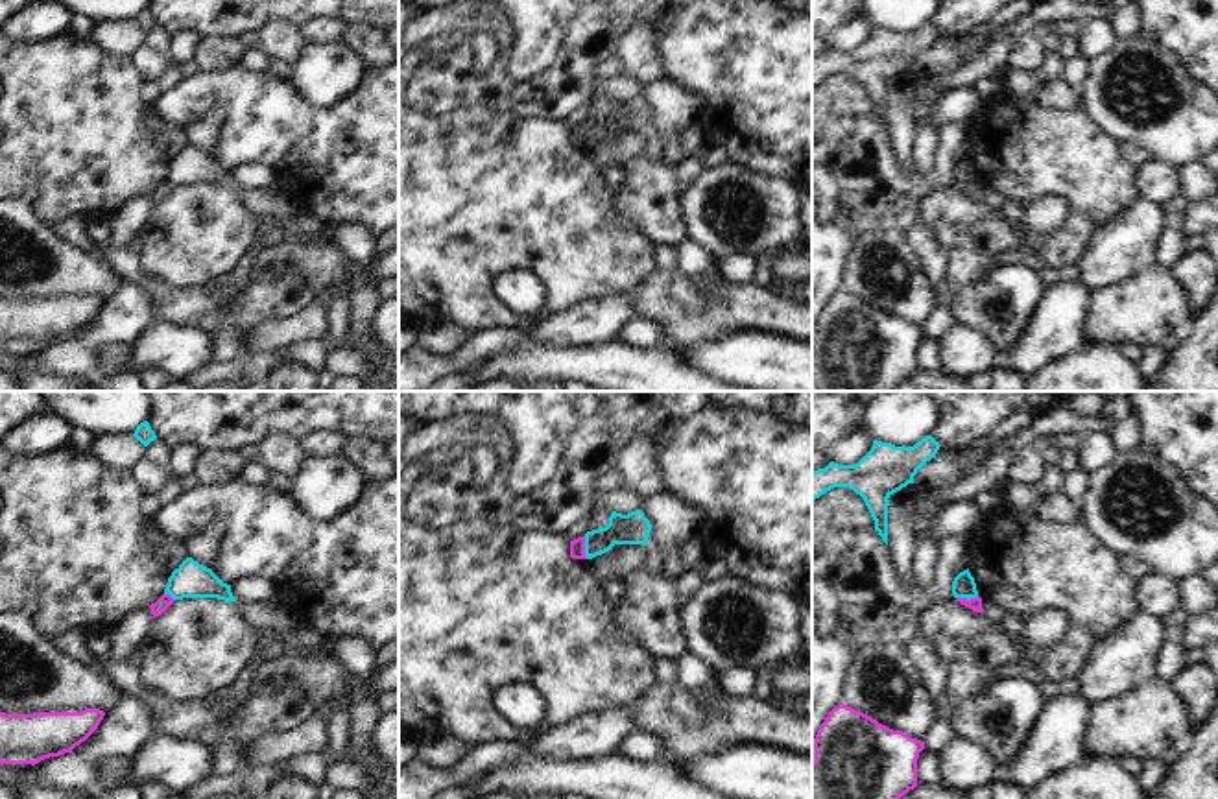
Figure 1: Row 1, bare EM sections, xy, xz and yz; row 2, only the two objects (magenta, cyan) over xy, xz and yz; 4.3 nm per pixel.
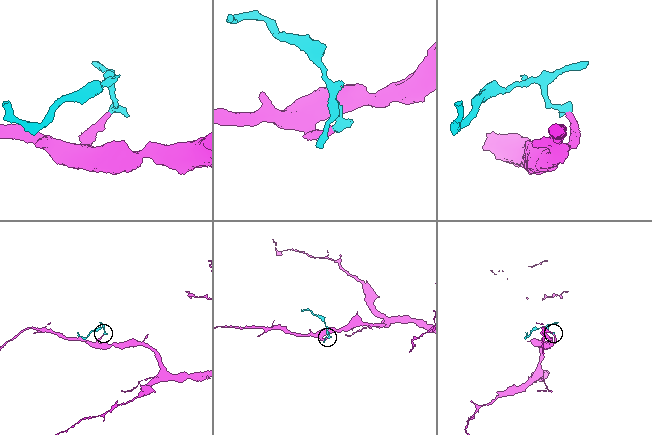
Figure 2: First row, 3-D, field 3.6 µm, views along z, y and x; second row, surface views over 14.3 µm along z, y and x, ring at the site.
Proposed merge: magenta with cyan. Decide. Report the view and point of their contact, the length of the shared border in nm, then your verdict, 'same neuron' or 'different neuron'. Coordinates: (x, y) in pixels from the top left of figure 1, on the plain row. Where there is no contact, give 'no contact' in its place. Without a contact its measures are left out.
xz (584, 133) | 110 nm | different neuron

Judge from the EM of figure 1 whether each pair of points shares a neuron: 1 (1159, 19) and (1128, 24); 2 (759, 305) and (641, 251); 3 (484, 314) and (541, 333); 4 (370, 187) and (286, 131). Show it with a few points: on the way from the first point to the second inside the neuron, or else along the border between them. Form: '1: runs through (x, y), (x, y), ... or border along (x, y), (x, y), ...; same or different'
1: border along (1137, 19), (1139, 35); different
2: border along (656, 266), (632, 288); different
3: border along (571, 309), (558, 310), (530, 327); different
4: runs through (349, 166), (338, 155), (307, 144); same

